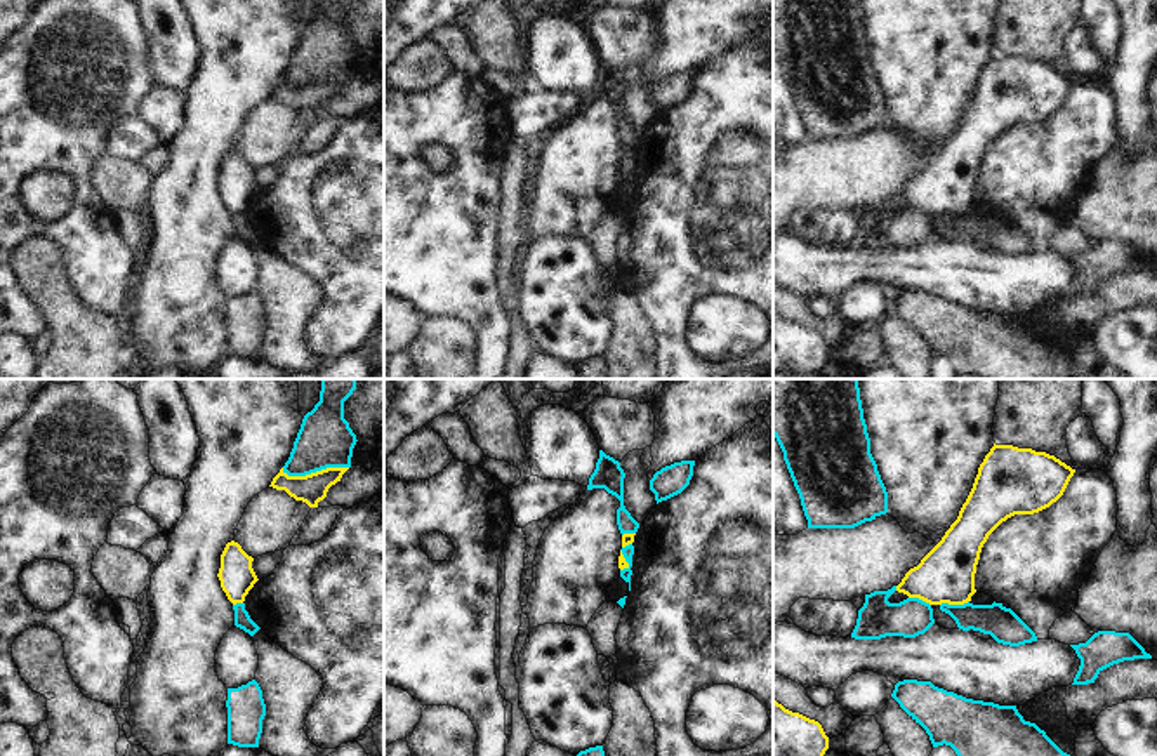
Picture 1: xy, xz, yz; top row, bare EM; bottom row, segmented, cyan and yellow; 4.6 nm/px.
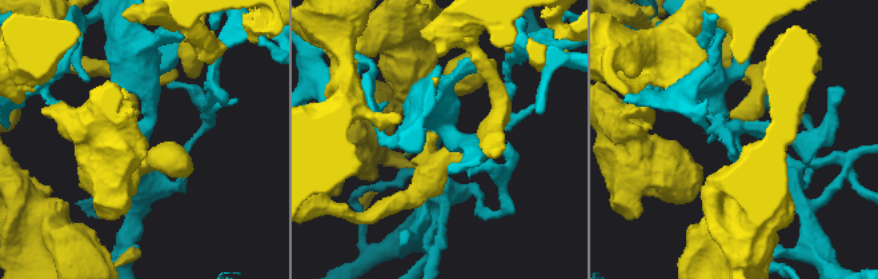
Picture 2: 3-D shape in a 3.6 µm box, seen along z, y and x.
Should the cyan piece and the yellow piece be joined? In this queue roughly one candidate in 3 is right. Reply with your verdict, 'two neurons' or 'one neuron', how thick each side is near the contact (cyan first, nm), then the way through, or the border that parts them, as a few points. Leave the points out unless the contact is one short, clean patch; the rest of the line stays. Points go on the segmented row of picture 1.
two neurons | 260/140 nm

